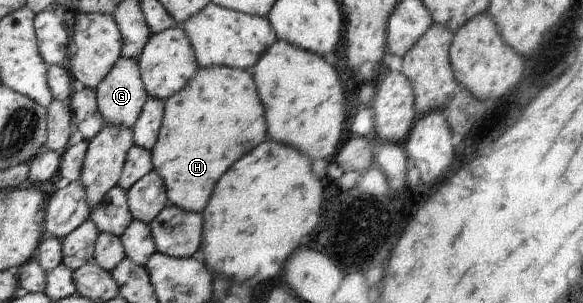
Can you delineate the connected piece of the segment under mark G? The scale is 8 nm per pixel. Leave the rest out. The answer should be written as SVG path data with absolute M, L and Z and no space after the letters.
M122 55L112 71L97 85L96 89L99 108L106 123L126 126L132 130L150 96L141 76L138 58Z

